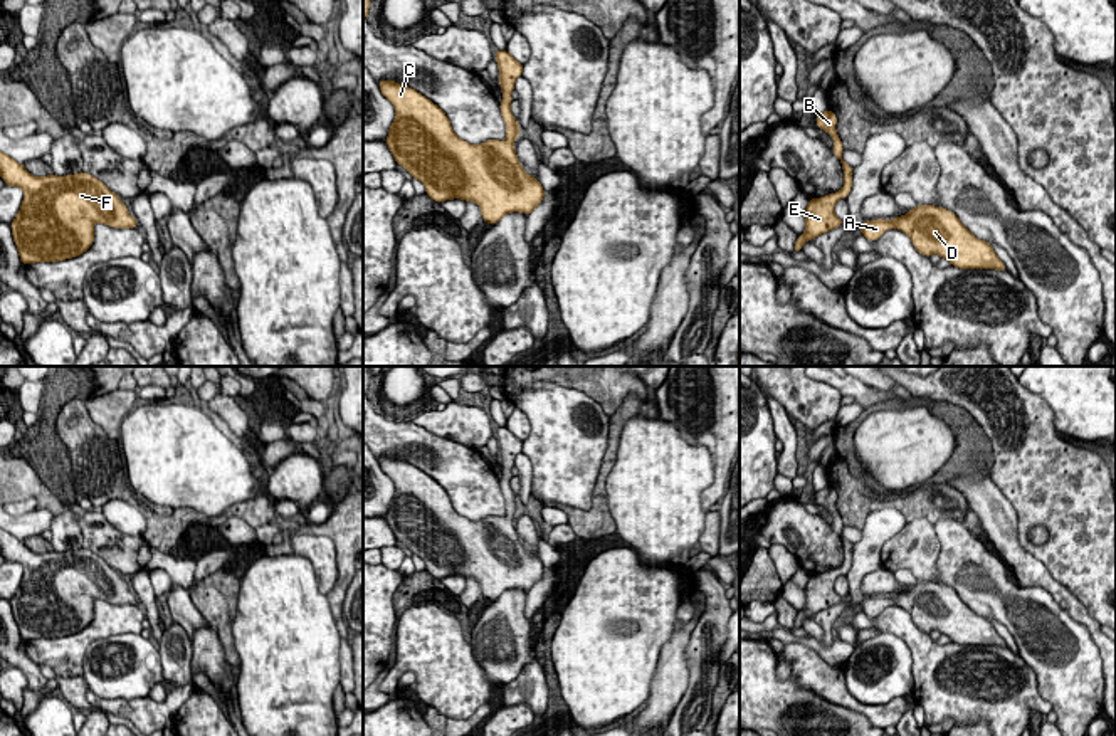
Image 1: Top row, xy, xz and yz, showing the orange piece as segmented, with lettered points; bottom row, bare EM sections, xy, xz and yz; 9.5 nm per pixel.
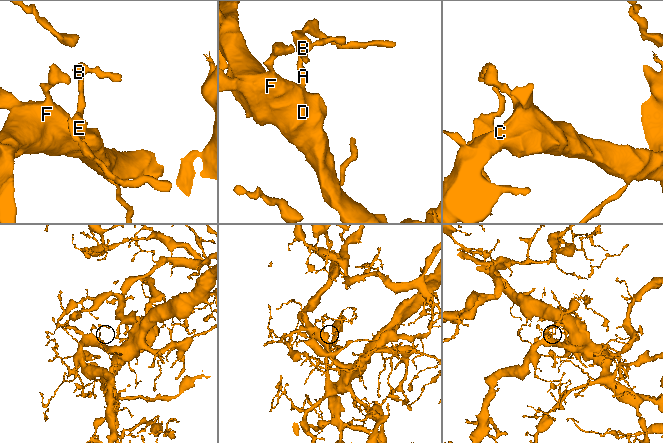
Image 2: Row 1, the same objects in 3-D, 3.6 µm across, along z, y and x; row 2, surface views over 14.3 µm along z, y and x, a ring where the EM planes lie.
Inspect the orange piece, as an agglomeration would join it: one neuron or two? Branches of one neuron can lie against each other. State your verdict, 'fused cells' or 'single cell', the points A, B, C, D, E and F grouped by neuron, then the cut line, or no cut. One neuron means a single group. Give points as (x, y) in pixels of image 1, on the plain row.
single cell | A B C D E F | no cut

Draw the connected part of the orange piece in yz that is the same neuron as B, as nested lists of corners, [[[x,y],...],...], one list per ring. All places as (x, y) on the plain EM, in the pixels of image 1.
[[[827,486],[822,491],[817,491],[815,501],[829,509],[834,516],[832,529],[840,536],[844,546],[844,563],[830,571],[820,575],[810,575],[807,586],[805,586],[805,608],[798,612],[793,628],[802,627],[802,622],[807,617],[813,617],[815,613],[827,610],[832,605],[840,603],[844,598],[835,591],[834,583],[835,578],[840,575],[847,575],[852,563],[852,543],[842,536],[842,518],[837,511],[835,501],[837,492],[834,487]]]

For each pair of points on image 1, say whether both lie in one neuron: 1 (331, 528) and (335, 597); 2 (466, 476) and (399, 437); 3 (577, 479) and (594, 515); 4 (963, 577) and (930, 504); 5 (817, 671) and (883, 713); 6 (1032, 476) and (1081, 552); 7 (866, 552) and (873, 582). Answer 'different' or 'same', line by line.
1: same
2: same
3: different
4: different
5: same
6: same
7: different

